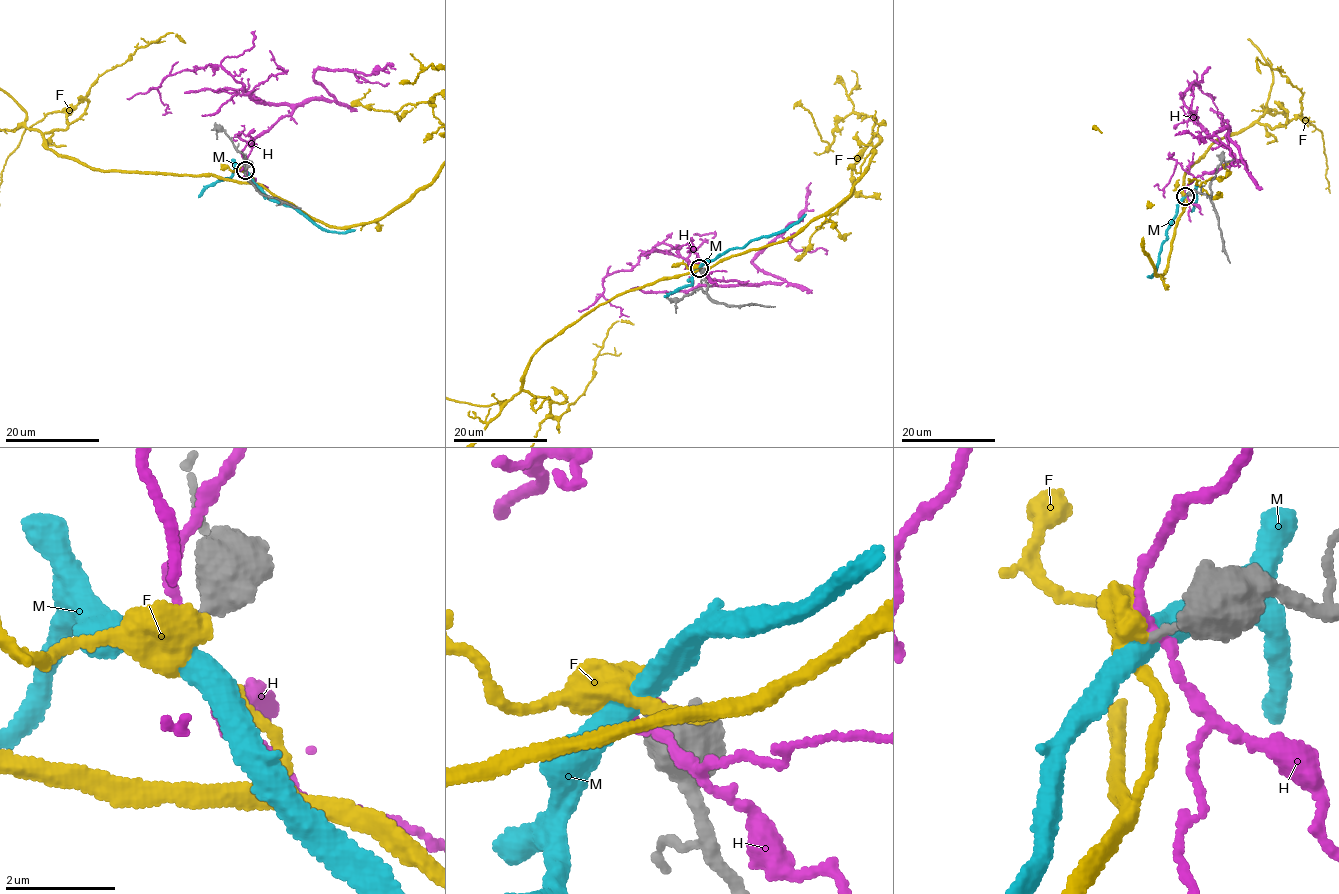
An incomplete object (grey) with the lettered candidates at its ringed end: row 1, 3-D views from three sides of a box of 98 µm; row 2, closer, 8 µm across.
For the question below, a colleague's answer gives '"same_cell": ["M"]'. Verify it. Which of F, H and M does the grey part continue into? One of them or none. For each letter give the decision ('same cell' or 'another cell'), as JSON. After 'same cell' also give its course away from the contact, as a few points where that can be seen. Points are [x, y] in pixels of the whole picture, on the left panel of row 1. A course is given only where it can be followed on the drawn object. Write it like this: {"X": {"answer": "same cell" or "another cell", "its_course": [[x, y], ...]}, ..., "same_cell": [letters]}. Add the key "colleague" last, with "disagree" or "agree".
{"F": {"answer": "another cell"}, "H": {"answer": "another cell"}, "M": {"answer": "same cell", "its_course": [[245, 169], [254, 184], [277, 203], [288, 204], [330, 231], [355, 230]]}, "same_cell": ["M"], "colleague": "agree"}

